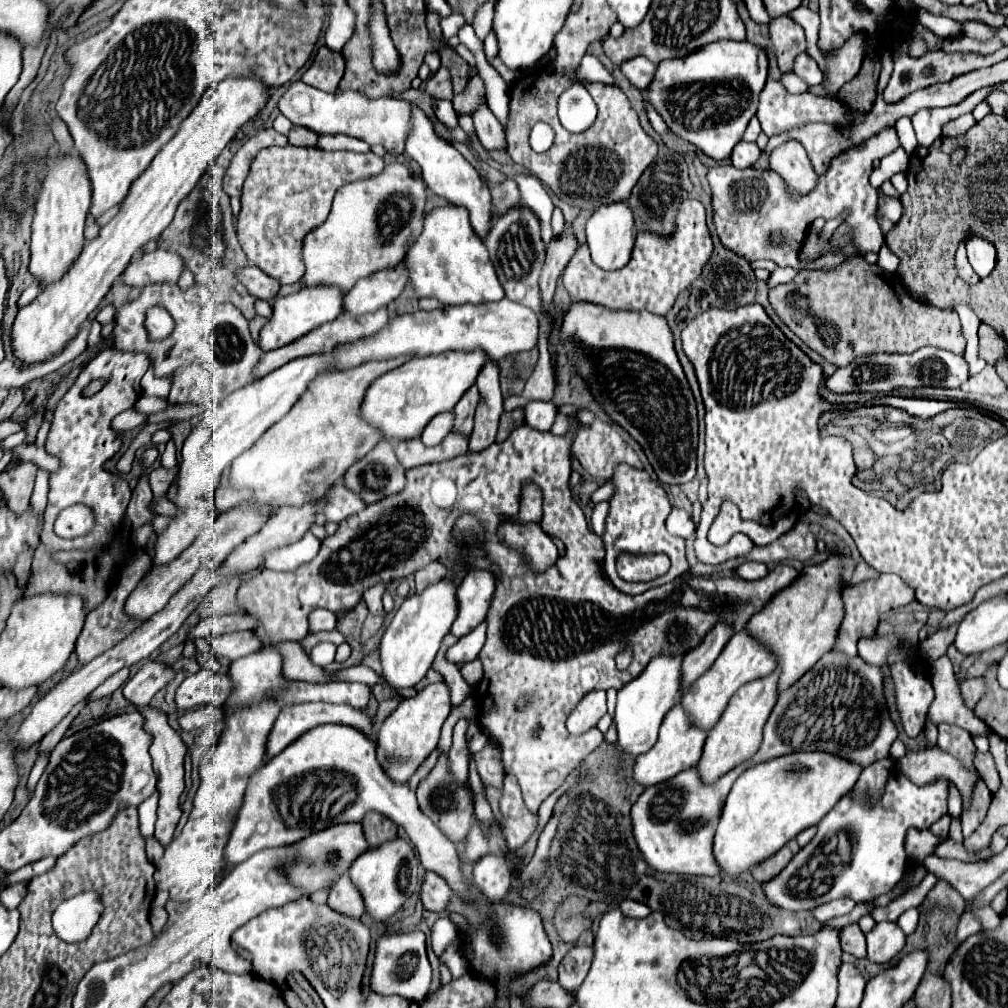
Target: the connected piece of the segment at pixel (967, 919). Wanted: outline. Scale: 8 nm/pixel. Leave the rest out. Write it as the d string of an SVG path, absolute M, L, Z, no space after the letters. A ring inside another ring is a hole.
M965 910L965 914L961 916L961 922L957 926L957 940L963 942L965 938L969 938L971 934L977 934L979 930L983 930L979 918L971 910Z

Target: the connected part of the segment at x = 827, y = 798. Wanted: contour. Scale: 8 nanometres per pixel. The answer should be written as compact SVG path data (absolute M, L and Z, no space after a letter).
M793 752L745 770L733 784L715 834L715 860L731 878L773 856L801 830L815 826L857 782L863 766L823 752Z

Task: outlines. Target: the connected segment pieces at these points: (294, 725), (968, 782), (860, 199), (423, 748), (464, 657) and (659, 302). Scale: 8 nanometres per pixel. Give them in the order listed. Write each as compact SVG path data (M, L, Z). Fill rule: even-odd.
M291 704L291 706L283 706L283 710L277 716L277 722L273 726L273 732L269 734L267 740L267 756L273 758L279 752L283 752L293 740L297 740L299 736L303 736L305 732L309 732L315 726L323 726L323 724L341 724L341 726L351 726L355 730L361 730L365 736L375 738L373 732L373 722L369 720L369 716L363 710L351 708L351 706L337 706L337 704Z
M937 746L907 752L903 758L897 760L897 768L915 784L921 786L935 782L939 778L951 780L961 794L963 810L967 810L969 806L971 790L975 788L975 782L981 780L979 772L965 768L957 758L939 750Z
M894 127L886 128L875 138L867 140L863 146L847 150L837 156L827 174L819 178L817 188L793 200L783 190L783 180L773 170L737 170L733 165L717 164L709 170L709 184L711 184L711 206L713 206L713 224L721 244L731 250L733 254L745 258L747 262L767 258L773 260L777 266L793 266L793 252L803 242L805 228L815 218L835 218L843 210L849 212L847 224L853 228L853 240L859 250L879 250L885 244L885 238L879 230L875 220L877 210L877 190L869 184L869 174L873 170L873 162L877 156L883 156L881 150L887 150L887 132L889 132L889 146L899 148L900 142ZM771 232L781 232L785 238L785 246L775 250L767 238Z
M443 682L425 686L413 698L403 700L399 704L399 708L389 718L385 718L385 722L381 724L379 734L377 734L377 740L379 740L377 742L377 746L379 746L377 758L383 764L385 772L395 782L407 782L415 774L419 764L423 764L423 760L437 748L441 726L451 712L449 694L451 694L451 690ZM385 760L399 760L399 762L403 762L403 766L385 766Z
M481 622L473 632L459 638L459 642L455 646L451 646L451 650L447 652L447 658L451 662L471 662L471 660L475 660L479 656L479 650L483 648L485 630L487 630L487 624Z
M685 200L677 212L675 234L637 234L633 256L621 270L603 272L591 262L587 246L581 246L563 272L563 286L577 302L591 302L611 310L647 310L663 316L671 310L677 294L701 274L711 252L713 242L705 224L705 208L699 200Z

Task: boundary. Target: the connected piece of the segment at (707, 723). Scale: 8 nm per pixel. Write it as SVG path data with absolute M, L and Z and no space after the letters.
M745 628L739 630L739 634L733 634L731 640L727 642L727 646L723 648L723 652L719 654L719 658L715 660L715 664L701 676L697 678L687 692L683 694L683 708L687 710L689 718L695 722L695 726L699 726L701 730L711 730L717 720L721 718L729 698L747 682L763 678L767 674L771 674L777 666L777 658L775 654L765 646L759 644L759 640L755 640Z

